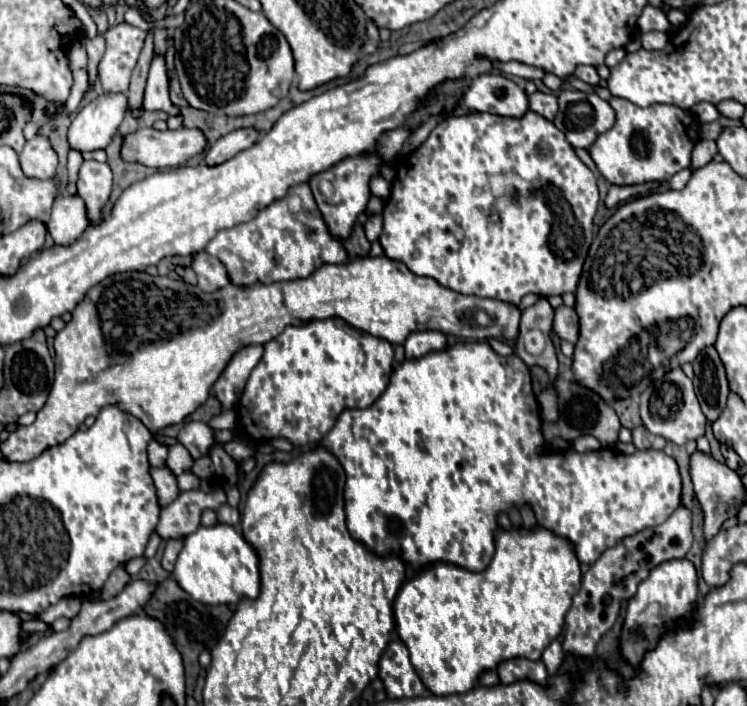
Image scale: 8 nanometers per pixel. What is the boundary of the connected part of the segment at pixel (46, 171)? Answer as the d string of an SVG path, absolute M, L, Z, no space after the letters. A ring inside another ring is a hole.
M35 136L33 140L25 142L23 152L19 154L19 162L27 178L53 178L57 168L57 154L45 136Z

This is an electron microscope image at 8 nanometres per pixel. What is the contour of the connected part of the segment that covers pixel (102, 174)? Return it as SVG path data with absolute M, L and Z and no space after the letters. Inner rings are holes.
M85 160L77 176L77 192L87 204L91 222L97 222L103 204L111 194L111 168L97 160Z

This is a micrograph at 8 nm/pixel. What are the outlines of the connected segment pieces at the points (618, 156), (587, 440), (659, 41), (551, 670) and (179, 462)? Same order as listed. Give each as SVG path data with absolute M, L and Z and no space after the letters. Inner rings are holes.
M611 98L615 110L615 124L599 134L589 148L597 170L611 184L643 184L653 180L671 180L673 174L691 166L691 152L699 140L697 118L677 106L635 106L625 98Z
M583 436L583 438L577 438L577 440L573 442L573 448L575 448L577 452L587 452L587 450L599 450L601 444L599 444L597 438Z
M645 32L641 34L641 44L645 50L661 50L667 44L665 32Z
M554 640L543 652L541 660L545 664L549 675L559 672L564 659L562 645L558 640Z
M175 444L175 446L169 448L167 468L169 468L175 476L179 476L179 474L183 474L183 472L189 472L191 466L193 466L193 462L195 462L195 460L191 458L191 454L187 452L187 448L185 448L183 444Z

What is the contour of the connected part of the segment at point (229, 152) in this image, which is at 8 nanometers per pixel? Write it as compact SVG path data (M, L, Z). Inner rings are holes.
M239 128L233 130L229 134L225 134L223 138L219 138L215 144L211 144L211 148L205 154L205 162L209 166L221 164L229 158L233 158L237 152L247 150L249 146L253 146L259 138L259 132L255 128Z

